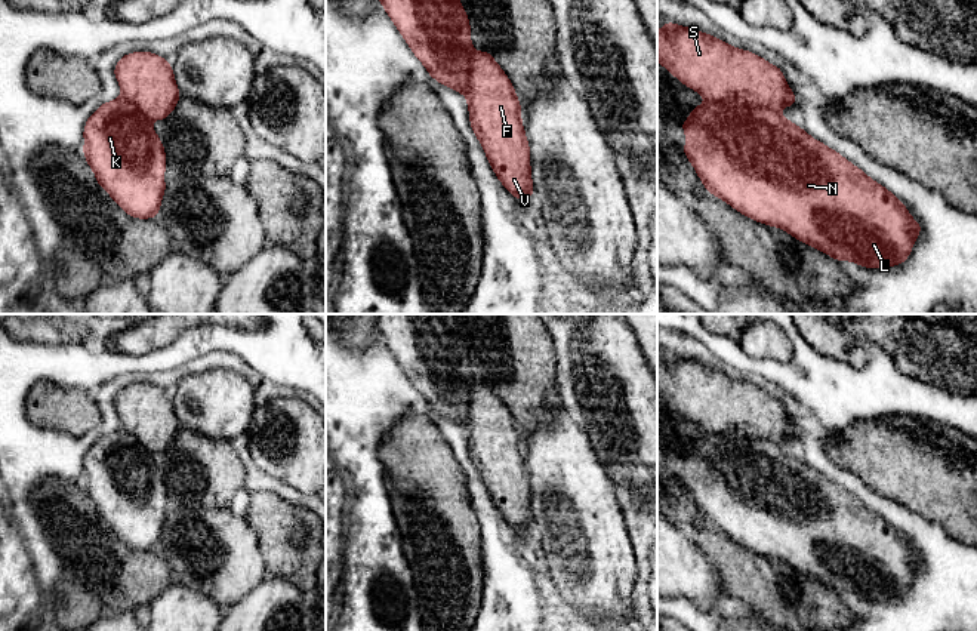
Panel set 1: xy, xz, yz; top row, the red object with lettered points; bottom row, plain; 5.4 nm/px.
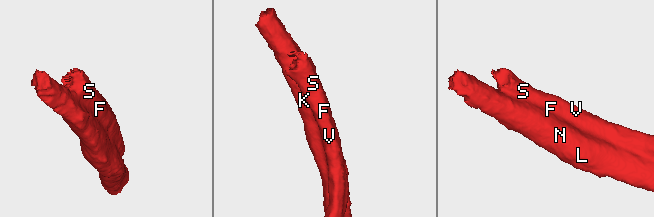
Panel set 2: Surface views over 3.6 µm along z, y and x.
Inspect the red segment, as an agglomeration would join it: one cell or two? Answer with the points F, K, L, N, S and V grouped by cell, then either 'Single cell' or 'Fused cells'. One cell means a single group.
Groups: F S V / K L N. Fused cells

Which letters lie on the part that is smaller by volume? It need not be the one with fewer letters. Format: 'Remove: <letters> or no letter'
Remove: F, S, V

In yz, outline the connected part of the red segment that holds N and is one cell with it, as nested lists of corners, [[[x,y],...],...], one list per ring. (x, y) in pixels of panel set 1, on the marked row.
[[[708,99],[691,110],[690,117],[682,121],[682,130],[687,138],[682,153],[705,188],[745,216],[782,228],[836,261],[851,261],[866,268],[890,268],[903,264],[910,255],[921,224],[910,216],[900,198],[779,111]]]

